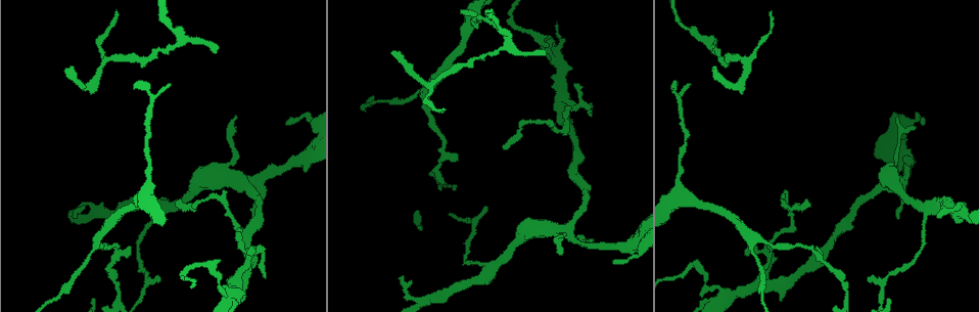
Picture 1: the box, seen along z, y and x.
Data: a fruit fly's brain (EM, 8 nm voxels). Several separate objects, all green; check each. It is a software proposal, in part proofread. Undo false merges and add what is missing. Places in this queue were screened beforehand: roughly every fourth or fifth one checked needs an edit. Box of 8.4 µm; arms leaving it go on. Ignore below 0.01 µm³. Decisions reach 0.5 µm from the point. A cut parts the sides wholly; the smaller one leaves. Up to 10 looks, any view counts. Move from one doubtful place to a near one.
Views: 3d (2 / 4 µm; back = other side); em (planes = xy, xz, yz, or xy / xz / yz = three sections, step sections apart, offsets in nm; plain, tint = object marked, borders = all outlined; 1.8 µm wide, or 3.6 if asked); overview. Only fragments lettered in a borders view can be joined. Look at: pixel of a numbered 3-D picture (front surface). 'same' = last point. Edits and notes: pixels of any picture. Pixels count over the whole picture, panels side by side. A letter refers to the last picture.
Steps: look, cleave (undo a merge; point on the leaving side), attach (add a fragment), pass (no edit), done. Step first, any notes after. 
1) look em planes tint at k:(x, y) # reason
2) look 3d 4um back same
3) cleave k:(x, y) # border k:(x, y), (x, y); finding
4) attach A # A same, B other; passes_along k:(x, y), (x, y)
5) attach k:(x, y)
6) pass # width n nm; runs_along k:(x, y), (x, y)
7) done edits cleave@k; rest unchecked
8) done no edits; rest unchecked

look em xy step 4 tint at 1:(564, 99) # three-way junction

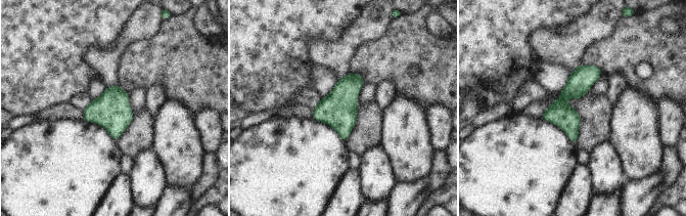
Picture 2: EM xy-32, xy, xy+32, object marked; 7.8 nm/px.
look em xy step 4 borders same # see the neighbours

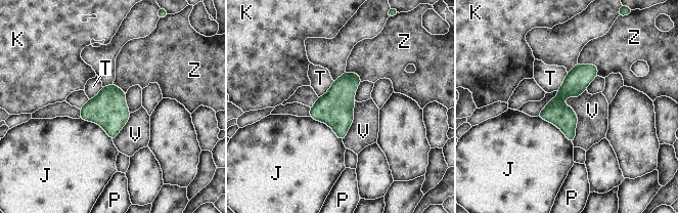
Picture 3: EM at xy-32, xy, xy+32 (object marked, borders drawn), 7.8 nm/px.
pass # width 190 nm; J other, K other, P other, T other, V other, Z other; runs_along 3:(592, 67), (560, 97), (571, 137); all the same cell

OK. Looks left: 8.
look em xy step 16 tint at 1:(916, 127) # tapers out

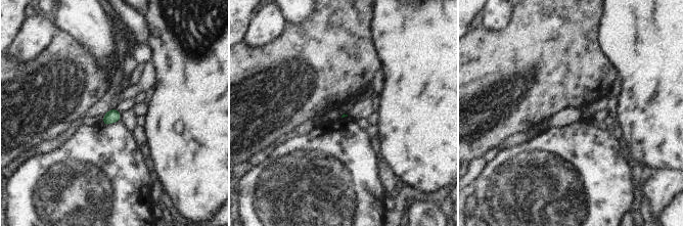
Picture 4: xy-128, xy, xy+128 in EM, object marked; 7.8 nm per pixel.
look em planes borders same # cut it another way

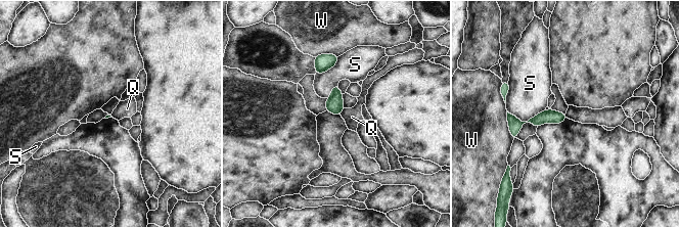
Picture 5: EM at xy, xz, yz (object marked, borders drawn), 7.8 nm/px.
pass # Q other, S other, W other; border 5:(344, 107), (341, 114); no lettered fragment goes on from it

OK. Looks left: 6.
look em planes borders at 1:(715, 45) # tapers out

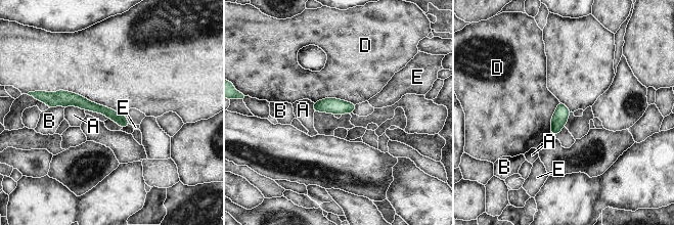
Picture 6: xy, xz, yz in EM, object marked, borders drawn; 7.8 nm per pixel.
pass # A other, B other, D other, E other; border 6:(314, 102), (339, 98), (355, 104); none of them fits

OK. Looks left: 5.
look 3d 2um back at 1:(70, 65)

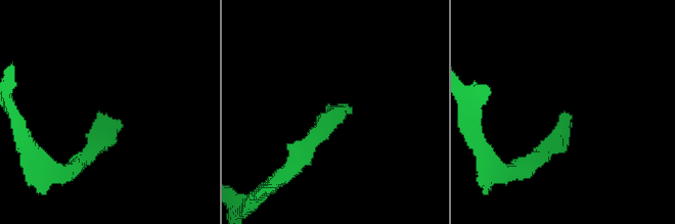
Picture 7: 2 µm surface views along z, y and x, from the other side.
look em 3.6um xz step 4 tint at 7:(567, 113)

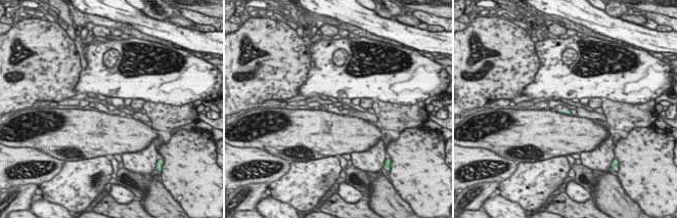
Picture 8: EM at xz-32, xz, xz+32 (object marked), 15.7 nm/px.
look em 3.6um planes borders same # cut it another way

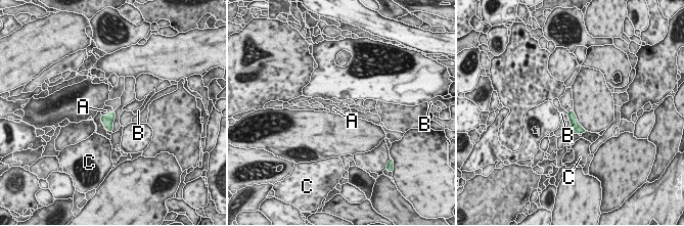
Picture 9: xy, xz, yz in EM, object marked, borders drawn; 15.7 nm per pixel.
attach A # A same, B other, C other; passes_along 9:(108, 120), (108, 114), (105, 110); it goes on there

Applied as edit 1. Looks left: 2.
done edits attach@9; rest unchecked

